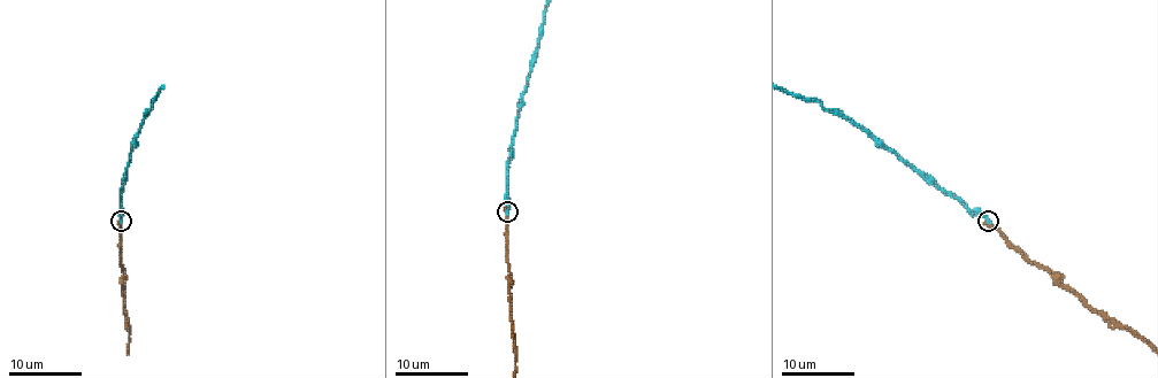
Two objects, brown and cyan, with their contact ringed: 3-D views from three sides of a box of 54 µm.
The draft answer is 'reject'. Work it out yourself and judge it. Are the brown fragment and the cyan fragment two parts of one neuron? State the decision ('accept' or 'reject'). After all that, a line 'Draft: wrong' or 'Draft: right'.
reject
Draft: right

